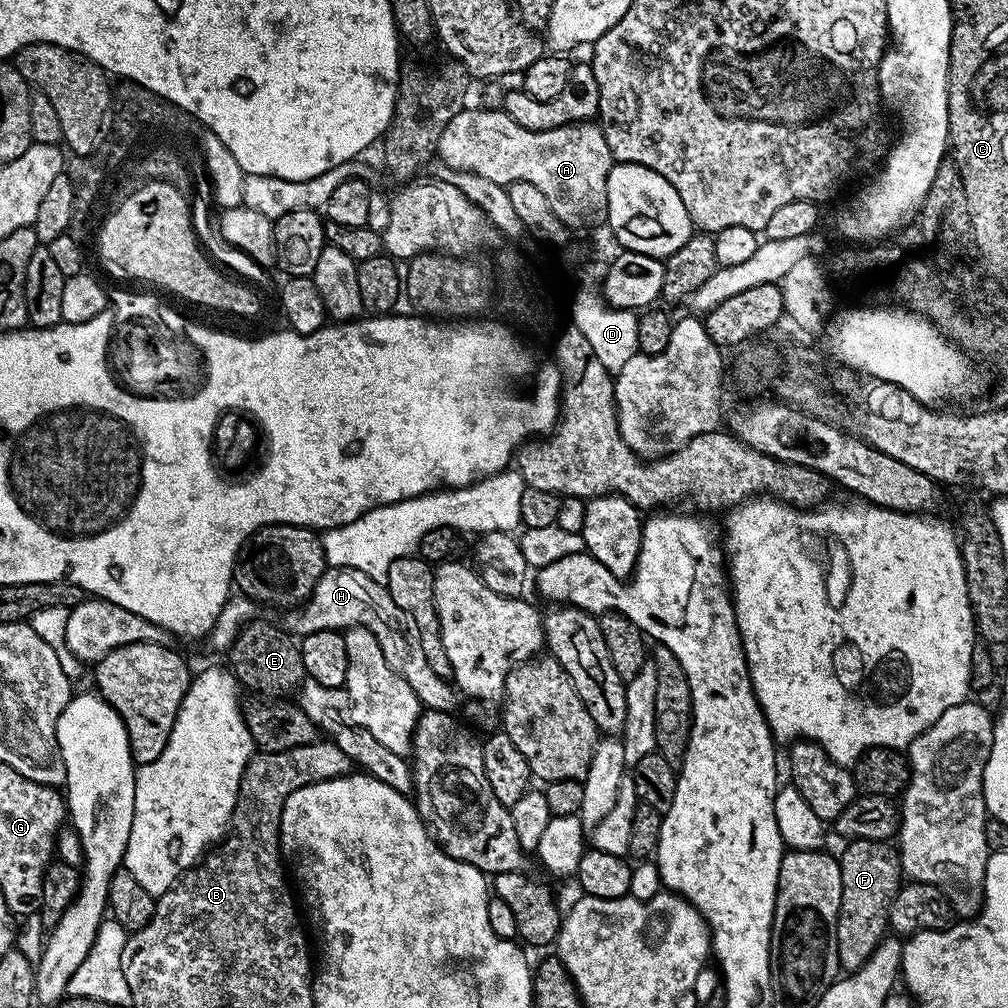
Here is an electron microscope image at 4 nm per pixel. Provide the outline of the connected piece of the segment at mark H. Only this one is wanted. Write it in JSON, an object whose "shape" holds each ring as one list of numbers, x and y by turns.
{"shape":[[329,567,299,612,300,621,296,628,301,637,323,628,347,630,363,626,370,629,382,646,382,654,386,654,386,662,400,673,402,678,406,678,406,682,410,682,414,694,425,709,449,714,457,711,457,689,445,677,430,670,430,662,426,662,426,654,422,654,420,639,414,635,413,629,408,626,404,629,392,628,392,623,398,618,401,619,402,613,394,606,388,596,387,587,381,581,371,580,369,576,353,568]]}

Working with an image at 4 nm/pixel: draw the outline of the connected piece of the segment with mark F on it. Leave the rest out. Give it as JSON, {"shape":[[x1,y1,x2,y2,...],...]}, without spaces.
{"shape":[[854,840,847,846,849,848,838,856,842,870,842,902,836,923,836,937,838,962,845,973,851,973,866,963,889,931,888,911,902,887,902,869,897,849,891,843,883,840]]}

